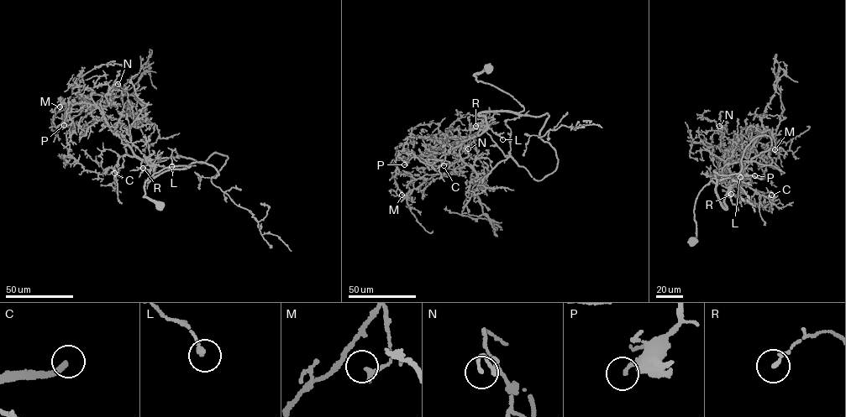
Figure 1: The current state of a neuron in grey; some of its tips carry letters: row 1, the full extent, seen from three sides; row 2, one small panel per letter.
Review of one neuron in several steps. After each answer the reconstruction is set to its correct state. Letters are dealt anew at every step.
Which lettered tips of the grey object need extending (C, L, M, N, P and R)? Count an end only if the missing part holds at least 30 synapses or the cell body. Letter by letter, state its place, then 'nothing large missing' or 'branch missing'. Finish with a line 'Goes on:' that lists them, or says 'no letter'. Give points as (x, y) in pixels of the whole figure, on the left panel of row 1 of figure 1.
C: at (114, 173); branch missing
L: at (171, 166); nothing large missing
M: at (60, 106); nothing large missing
N: at (118, 84); nothing large missing
P: at (64, 125); nothing large missing
R: at (143, 168); nothing large missing
Goes on: C

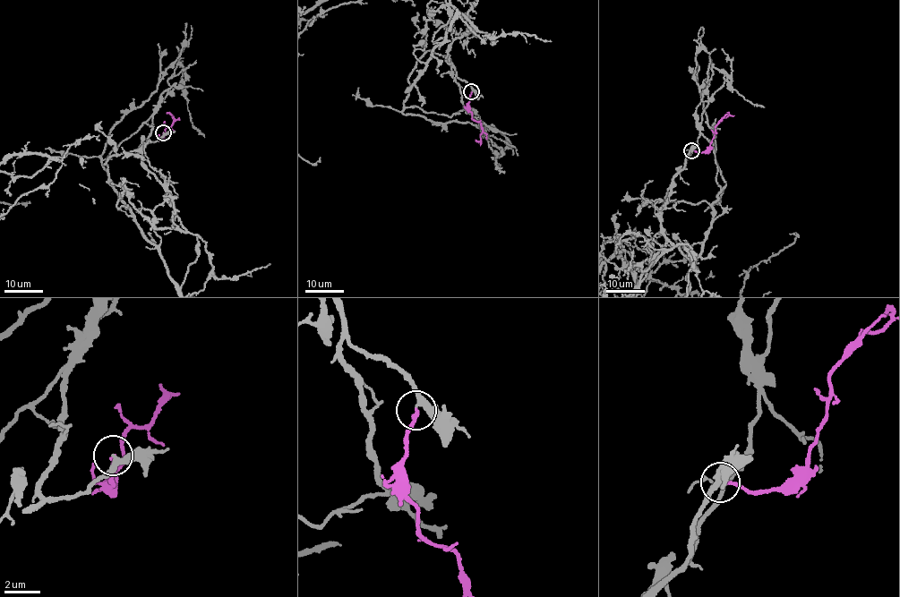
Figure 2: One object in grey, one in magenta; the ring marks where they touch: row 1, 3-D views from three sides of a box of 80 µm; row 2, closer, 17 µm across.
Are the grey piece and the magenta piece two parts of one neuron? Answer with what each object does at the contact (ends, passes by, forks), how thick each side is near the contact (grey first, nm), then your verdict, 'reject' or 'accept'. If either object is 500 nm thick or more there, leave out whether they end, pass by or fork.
grey passes by; magenta ends there; 200 nm thick on the grey side, 200 nm on the other; accept

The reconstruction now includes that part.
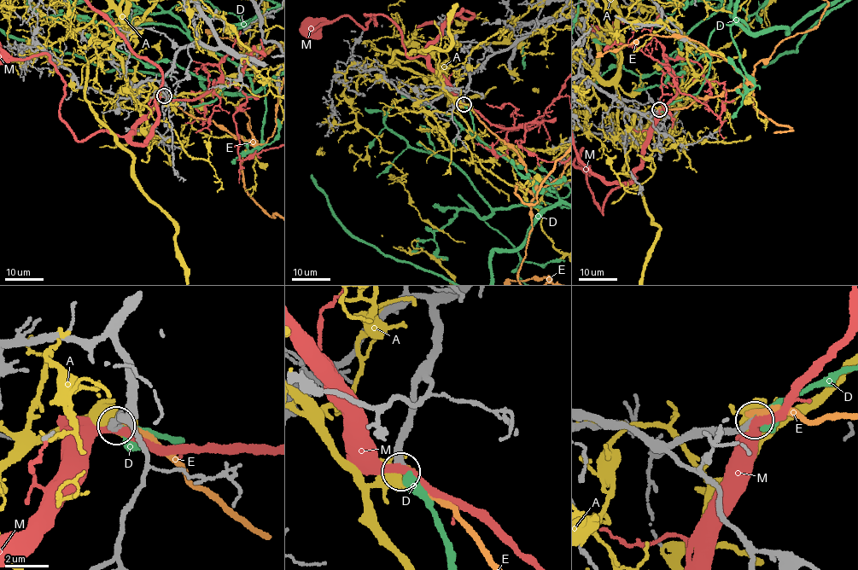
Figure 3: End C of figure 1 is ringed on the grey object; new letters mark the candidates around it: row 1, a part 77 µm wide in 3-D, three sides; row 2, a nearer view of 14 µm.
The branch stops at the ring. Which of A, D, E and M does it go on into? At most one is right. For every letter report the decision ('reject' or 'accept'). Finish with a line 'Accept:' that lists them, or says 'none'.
A: reject
D: reject
E: reject
M: reject
Accept: none

